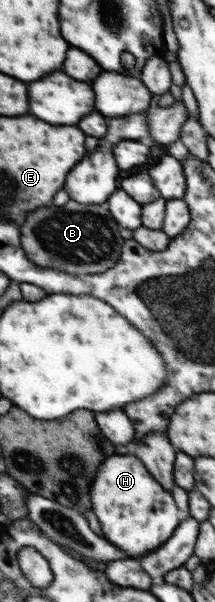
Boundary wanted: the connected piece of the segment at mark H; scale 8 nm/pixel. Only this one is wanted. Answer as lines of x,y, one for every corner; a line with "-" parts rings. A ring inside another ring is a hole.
128,453
107,459
103,471
99,471
99,479
95,479
95,491
91,491
91,495
95,495
95,499
91,499
93,510
105,539
129,557
141,557
159,550
180,525
179,511
171,493
149,475
149,469
137,457

